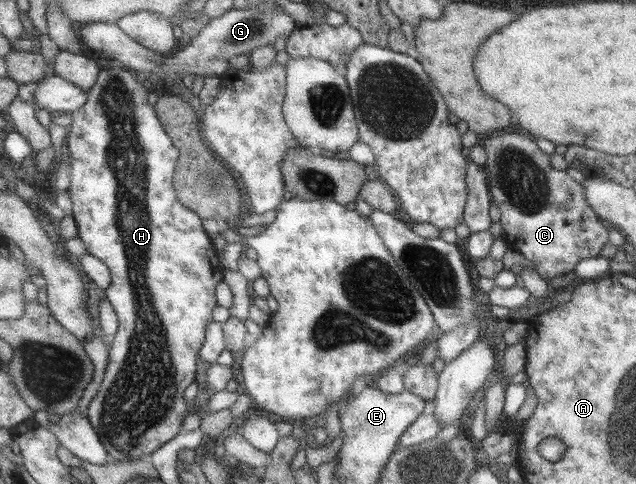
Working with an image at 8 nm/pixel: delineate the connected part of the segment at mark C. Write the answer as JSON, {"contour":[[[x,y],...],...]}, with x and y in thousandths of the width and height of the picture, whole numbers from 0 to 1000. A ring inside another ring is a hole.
{"contour":[[[802,267],[797,269],[778,269],[772,273],[769,283],[759,291],[759,308],[763,308],[764,331],[761,337],[764,368],[769,374],[769,399],[774,419],[778,421],[786,436],[785,461],[789,465],[791,488],[794,492],[797,510],[808,517],[829,537],[838,543],[840,560],[857,581],[863,581],[866,574],[876,574],[877,568],[890,568],[903,556],[903,550],[914,535],[925,535],[926,531],[943,529],[943,512],[954,500],[954,481],[958,469],[950,469],[948,461],[939,448],[939,442],[932,440],[932,430],[923,421],[920,413],[920,401],[917,401],[917,384],[907,378],[895,360],[888,357],[888,351],[871,349],[863,339],[863,318],[854,316],[847,310],[847,304],[841,298],[841,287],[830,287],[822,279],[813,277]]]}

